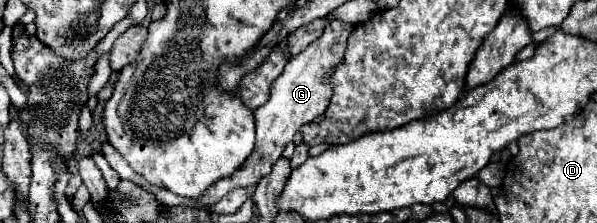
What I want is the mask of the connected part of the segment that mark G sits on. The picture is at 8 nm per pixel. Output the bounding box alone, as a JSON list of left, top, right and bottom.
[197,19,353,205]

